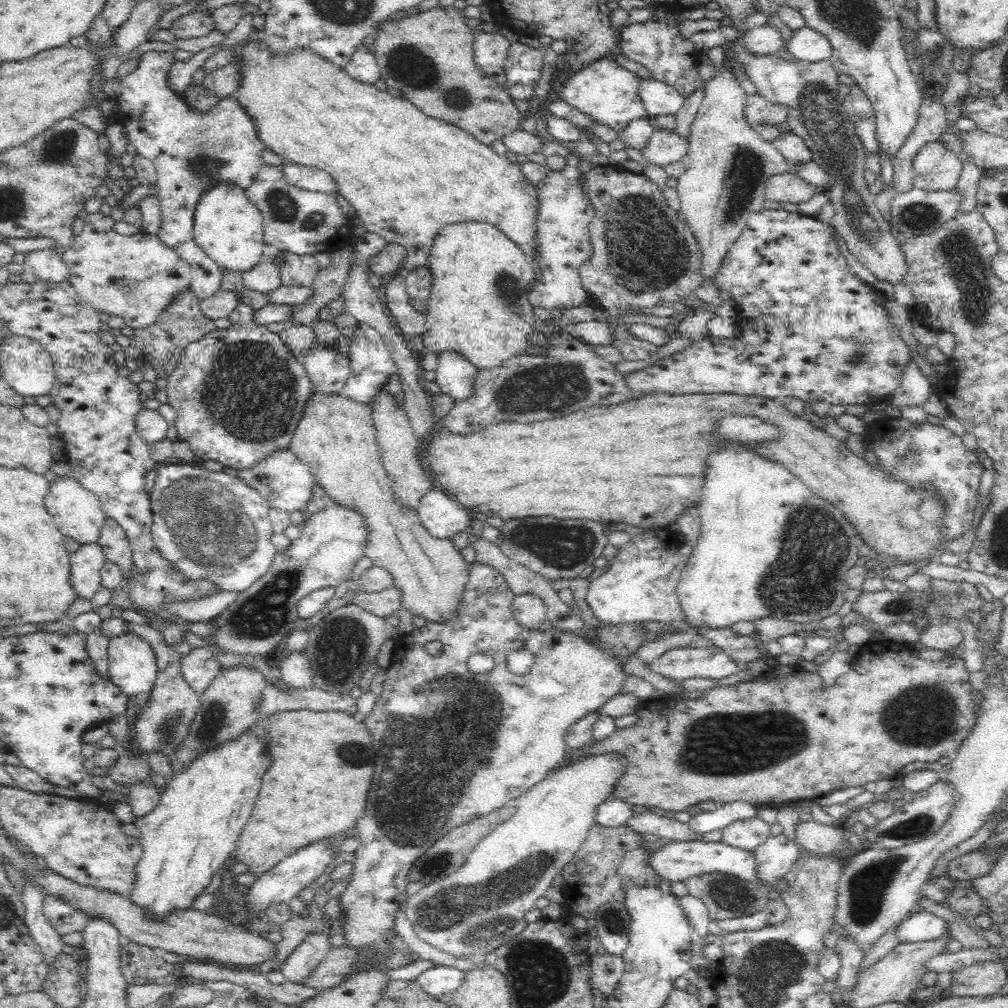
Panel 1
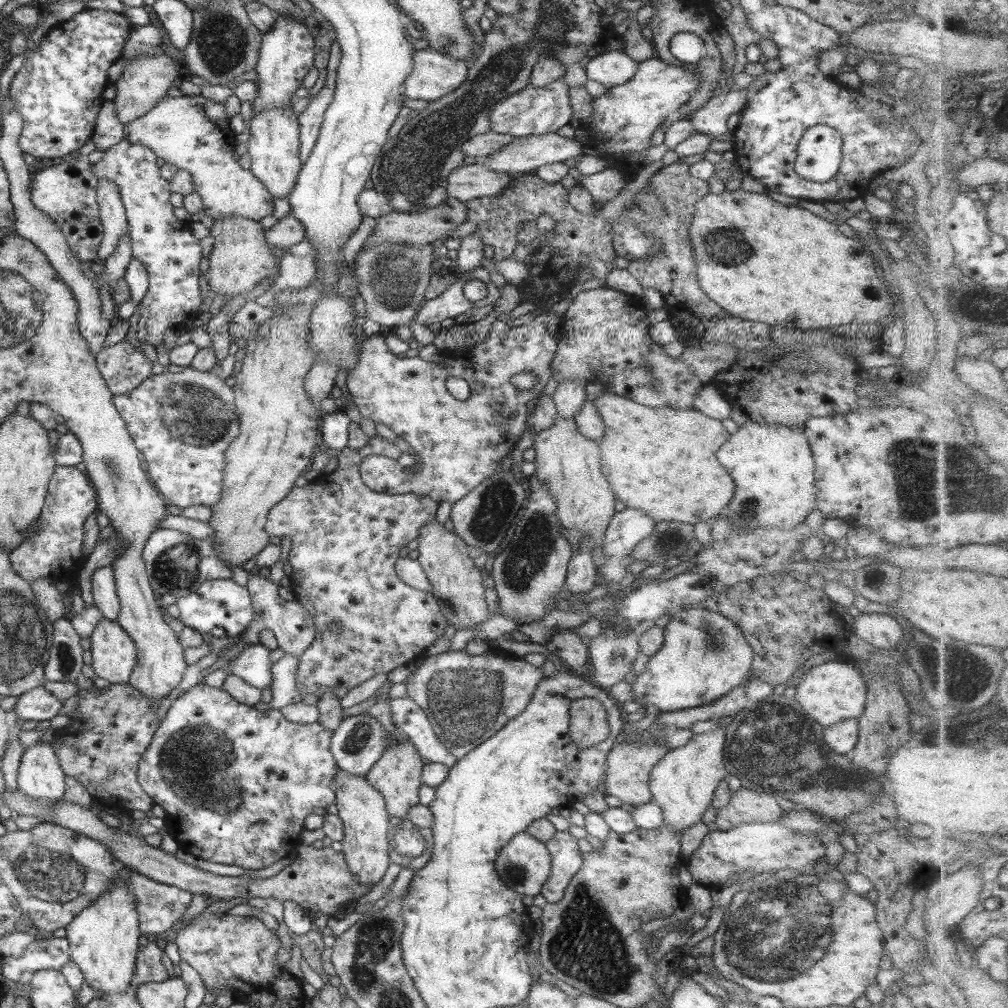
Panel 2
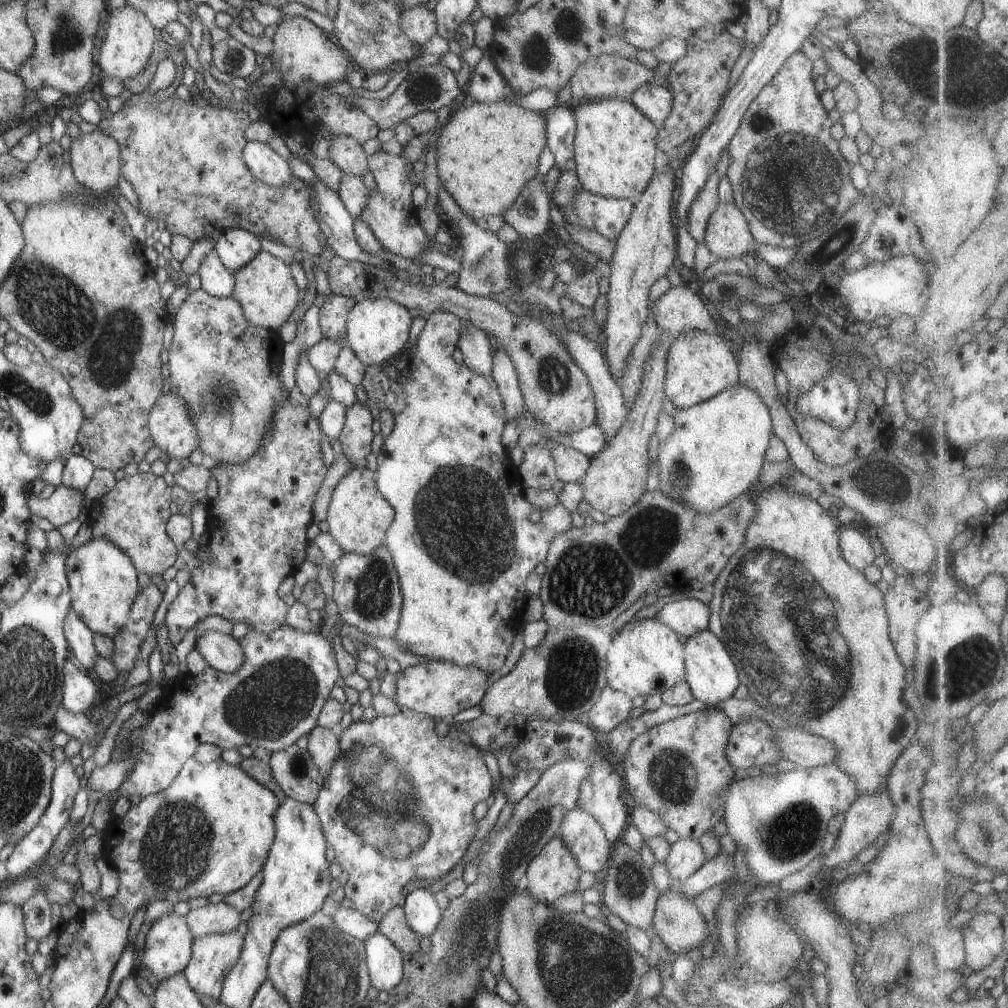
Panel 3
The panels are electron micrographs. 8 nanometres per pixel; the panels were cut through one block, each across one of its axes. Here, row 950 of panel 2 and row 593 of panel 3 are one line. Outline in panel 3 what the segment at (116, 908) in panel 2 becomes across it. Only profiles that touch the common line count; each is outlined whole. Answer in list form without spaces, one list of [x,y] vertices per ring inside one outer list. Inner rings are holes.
[[[104,538],[90,539],[71,550],[65,558],[70,609],[92,634],[115,638],[127,621],[133,600],[140,590],[137,575],[131,560],[115,544]]]

